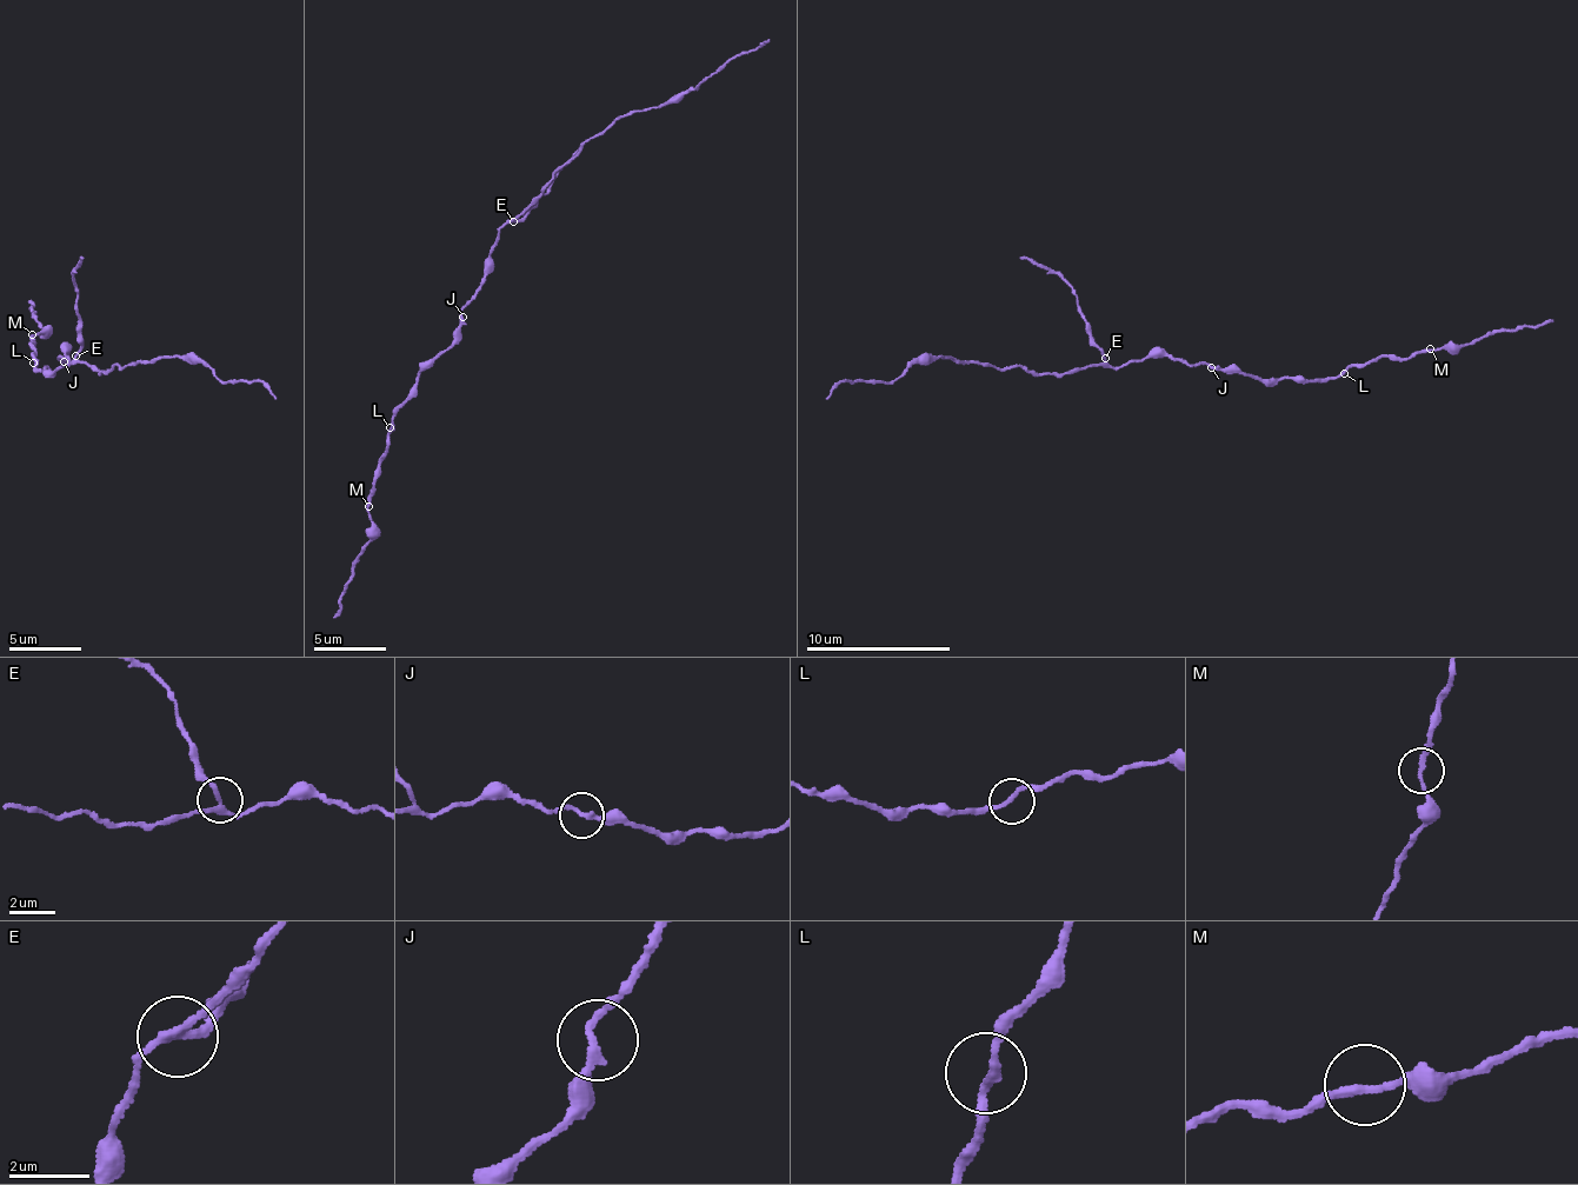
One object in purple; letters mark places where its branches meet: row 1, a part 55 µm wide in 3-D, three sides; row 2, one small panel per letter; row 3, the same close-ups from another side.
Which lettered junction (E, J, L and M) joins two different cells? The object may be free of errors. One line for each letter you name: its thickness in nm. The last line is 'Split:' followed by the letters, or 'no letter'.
E: 180 nm
Split: E

